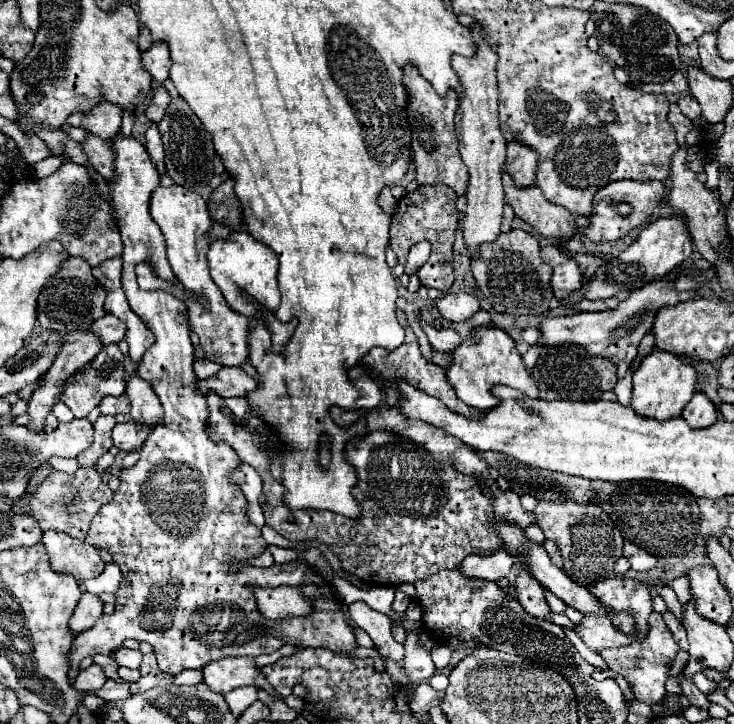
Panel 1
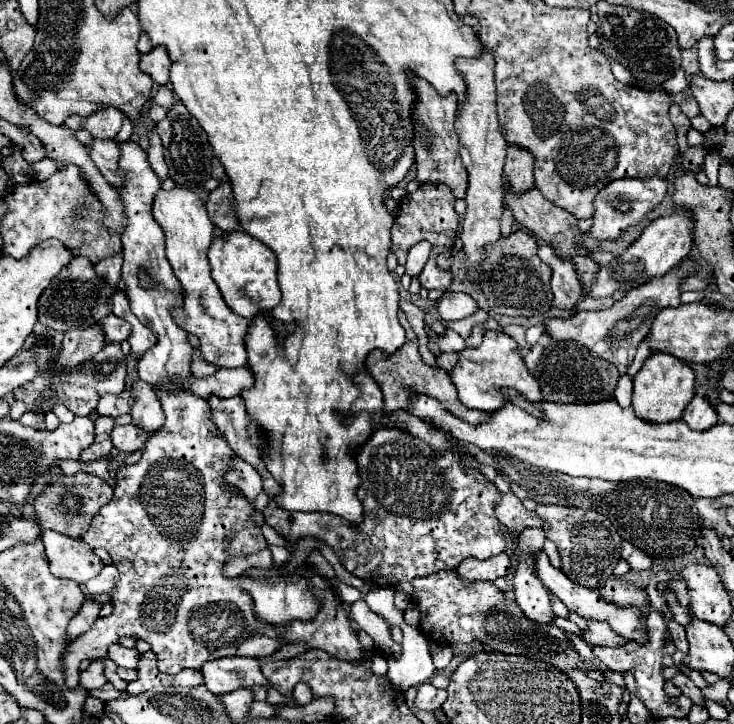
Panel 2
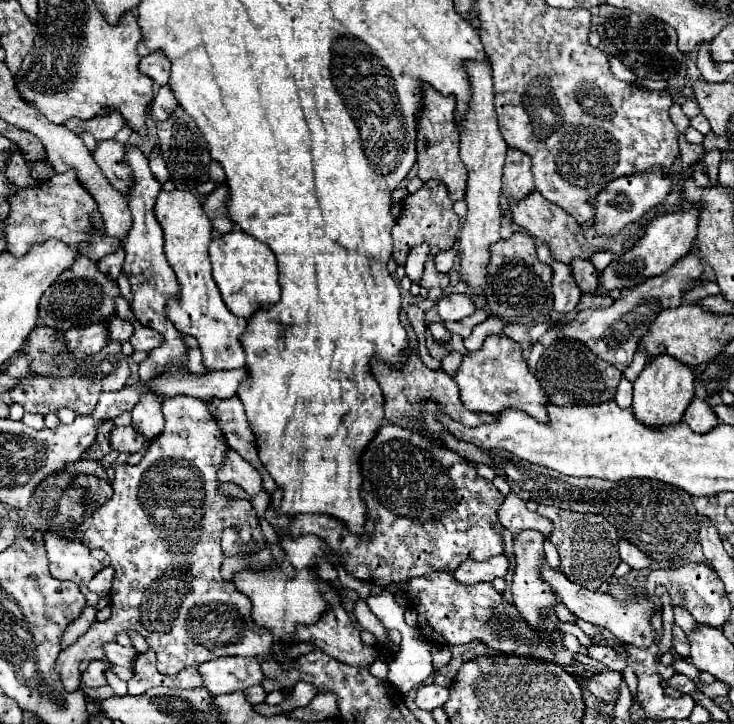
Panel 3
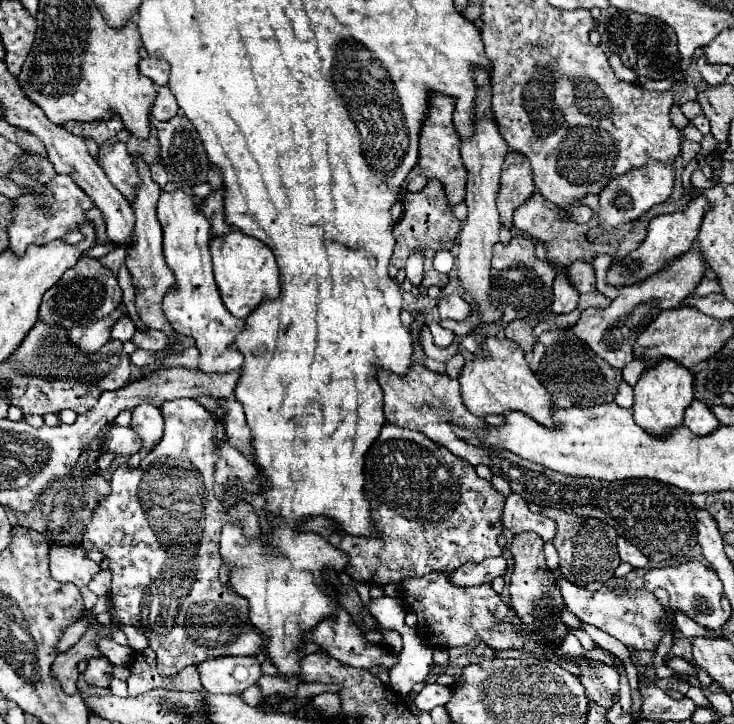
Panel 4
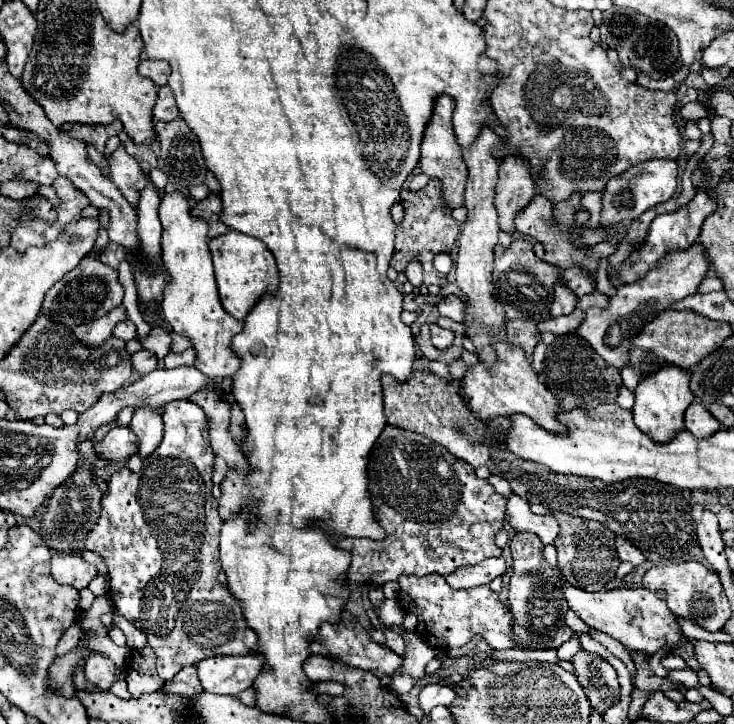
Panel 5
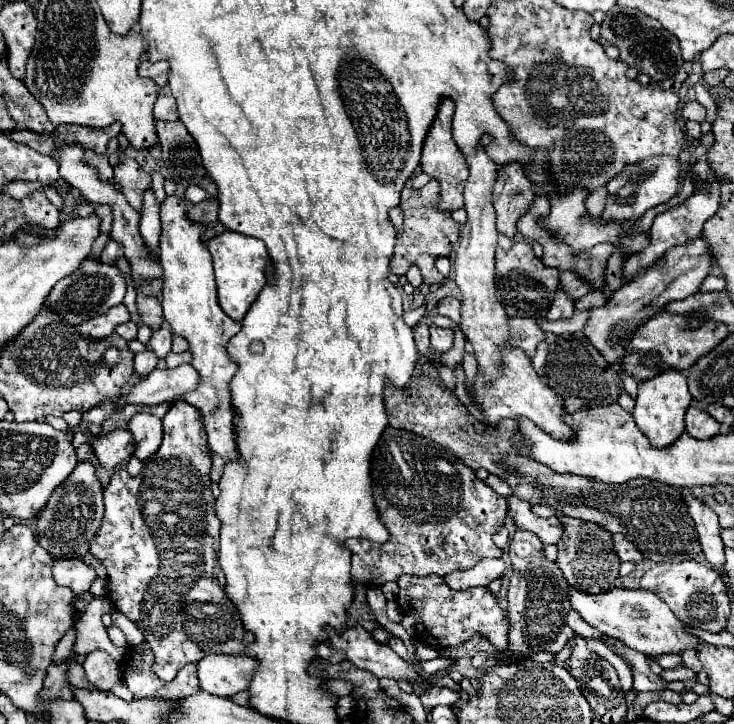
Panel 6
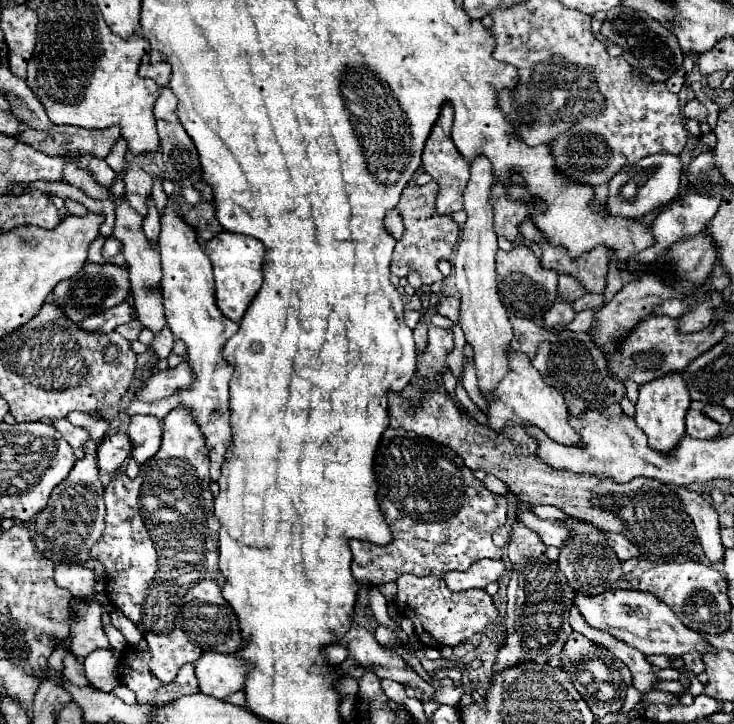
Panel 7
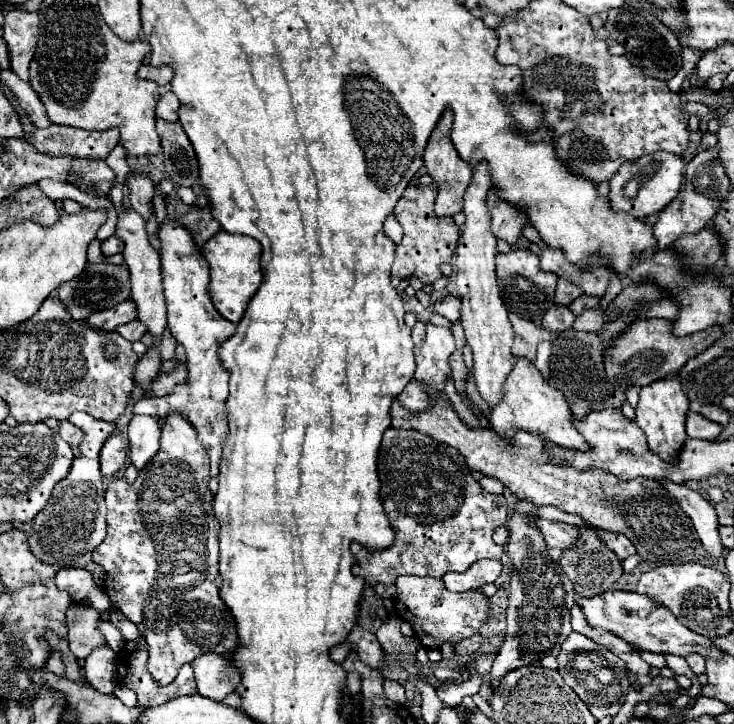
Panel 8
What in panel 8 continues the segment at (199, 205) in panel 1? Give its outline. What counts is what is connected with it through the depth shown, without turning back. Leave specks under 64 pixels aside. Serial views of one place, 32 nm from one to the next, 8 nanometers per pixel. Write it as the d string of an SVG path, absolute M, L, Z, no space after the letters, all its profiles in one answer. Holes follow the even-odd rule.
M166 218L160 238L160 258L162 258L162 284L166 296L168 310L168 330L186 350L188 364L188 384L176 388L176 392L160 398L160 400L138 400L132 404L132 414L150 414L150 416L166 416L170 410L184 412L196 430L200 432L200 442L206 446L210 456L210 476L218 478L218 468L222 460L222 444L228 438L228 416L226 416L226 400L228 400L228 370L220 364L218 348L236 332L236 324L222 318L220 312L212 306L210 298L210 264L204 258L202 250L196 246L192 232L178 224L178 220Z

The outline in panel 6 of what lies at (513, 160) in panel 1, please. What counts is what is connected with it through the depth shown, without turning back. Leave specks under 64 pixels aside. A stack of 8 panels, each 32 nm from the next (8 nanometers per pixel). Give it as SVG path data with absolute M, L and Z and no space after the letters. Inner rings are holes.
M520 162L504 164L498 170L498 180L494 184L494 208L496 208L496 226L498 232L512 238L516 234L516 220L524 216L530 208L536 192L532 182L526 176L526 168Z

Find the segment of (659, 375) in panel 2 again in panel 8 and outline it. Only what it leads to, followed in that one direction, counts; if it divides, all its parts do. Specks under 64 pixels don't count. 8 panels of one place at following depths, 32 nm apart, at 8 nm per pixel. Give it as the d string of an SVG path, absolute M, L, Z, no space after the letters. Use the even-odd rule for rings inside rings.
M676 374L656 380L640 390L640 400L636 406L636 424L646 434L648 448L668 462L676 460L678 450L682 448L682 444L686 440L684 422L686 422L688 406L690 406L690 400L688 400L686 392L682 390L682 382L680 382L680 378L676 378Z

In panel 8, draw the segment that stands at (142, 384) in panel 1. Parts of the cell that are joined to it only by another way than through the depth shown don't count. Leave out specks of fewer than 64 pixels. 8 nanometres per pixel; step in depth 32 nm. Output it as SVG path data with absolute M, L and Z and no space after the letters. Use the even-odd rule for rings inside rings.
M134 416L128 426L128 442L130 462L142 470L146 462L158 452L160 448L160 422L154 416Z

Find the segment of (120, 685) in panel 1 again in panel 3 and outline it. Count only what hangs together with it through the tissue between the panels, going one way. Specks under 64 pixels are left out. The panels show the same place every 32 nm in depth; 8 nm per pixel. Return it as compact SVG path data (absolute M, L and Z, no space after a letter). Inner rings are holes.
M80 684L80 688L86 692L88 698L96 698L96 700L106 700L106 698L116 696L114 690L112 690L112 686L108 686L108 684L100 686L100 688L84 688L84 684Z

